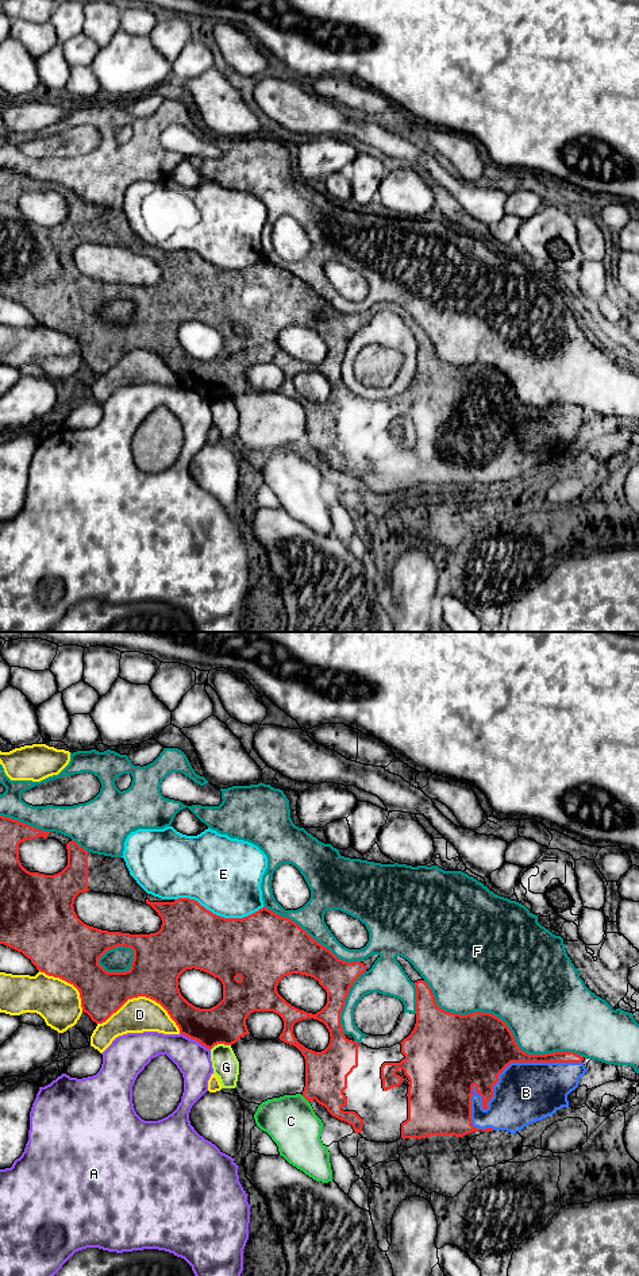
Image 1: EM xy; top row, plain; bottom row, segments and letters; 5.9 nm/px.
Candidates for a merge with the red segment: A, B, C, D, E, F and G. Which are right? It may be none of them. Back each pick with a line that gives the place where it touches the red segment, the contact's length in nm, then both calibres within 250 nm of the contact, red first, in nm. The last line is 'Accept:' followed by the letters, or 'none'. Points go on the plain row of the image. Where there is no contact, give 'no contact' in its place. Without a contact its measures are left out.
B: contact xy (497, 430); length 750 nm; calibres 420 and 360 nm
Accept: B

